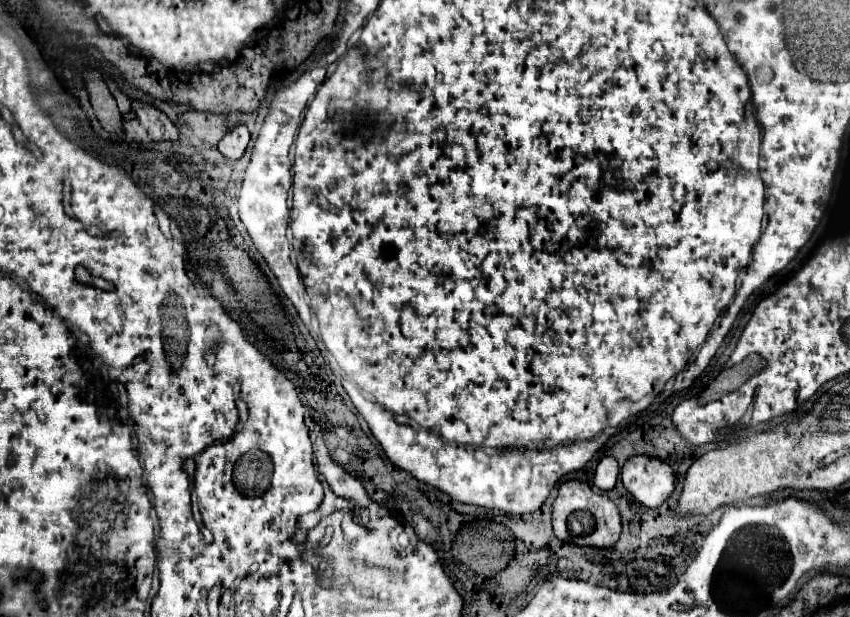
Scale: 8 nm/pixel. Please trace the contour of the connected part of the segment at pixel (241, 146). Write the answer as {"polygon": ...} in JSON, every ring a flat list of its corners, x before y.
{"polygon":[[238,124,232,130,228,130,226,136,218,142,218,150,230,160,240,160,248,146,248,140,250,140,248,128,244,124]]}

